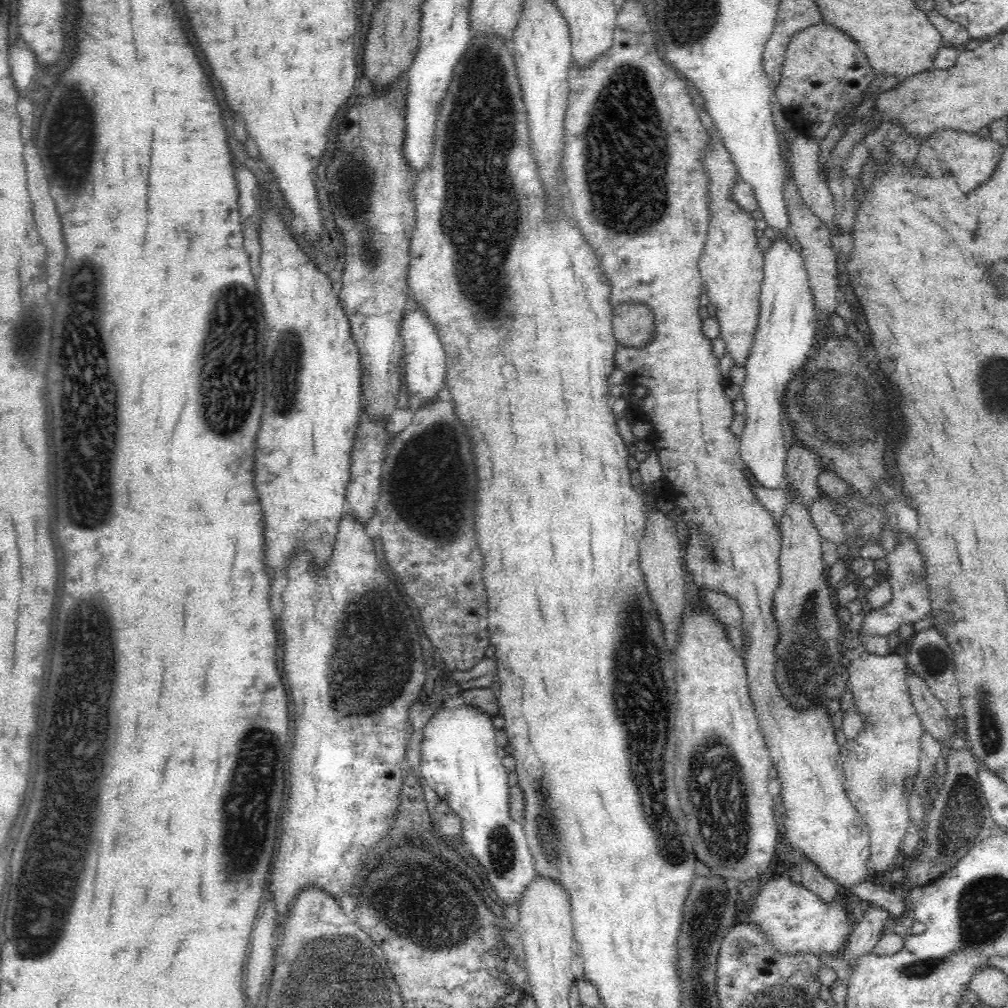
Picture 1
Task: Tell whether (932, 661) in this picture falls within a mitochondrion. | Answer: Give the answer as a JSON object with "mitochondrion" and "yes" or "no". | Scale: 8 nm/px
{"mitochondrion":"yes"}

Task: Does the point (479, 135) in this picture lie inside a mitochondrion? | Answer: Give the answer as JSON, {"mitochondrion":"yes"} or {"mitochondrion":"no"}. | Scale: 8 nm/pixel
{"mitochondrion":"yes"}

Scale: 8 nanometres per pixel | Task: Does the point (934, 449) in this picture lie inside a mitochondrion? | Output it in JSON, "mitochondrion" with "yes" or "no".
{"mitochondrion":"no"}

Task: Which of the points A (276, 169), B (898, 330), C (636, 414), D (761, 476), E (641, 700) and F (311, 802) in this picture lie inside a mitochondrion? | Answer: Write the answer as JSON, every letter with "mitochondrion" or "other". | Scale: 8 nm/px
{"A":"other","B":"other","C":"other","D":"other","E":"mitochondrion","F":"other"}

